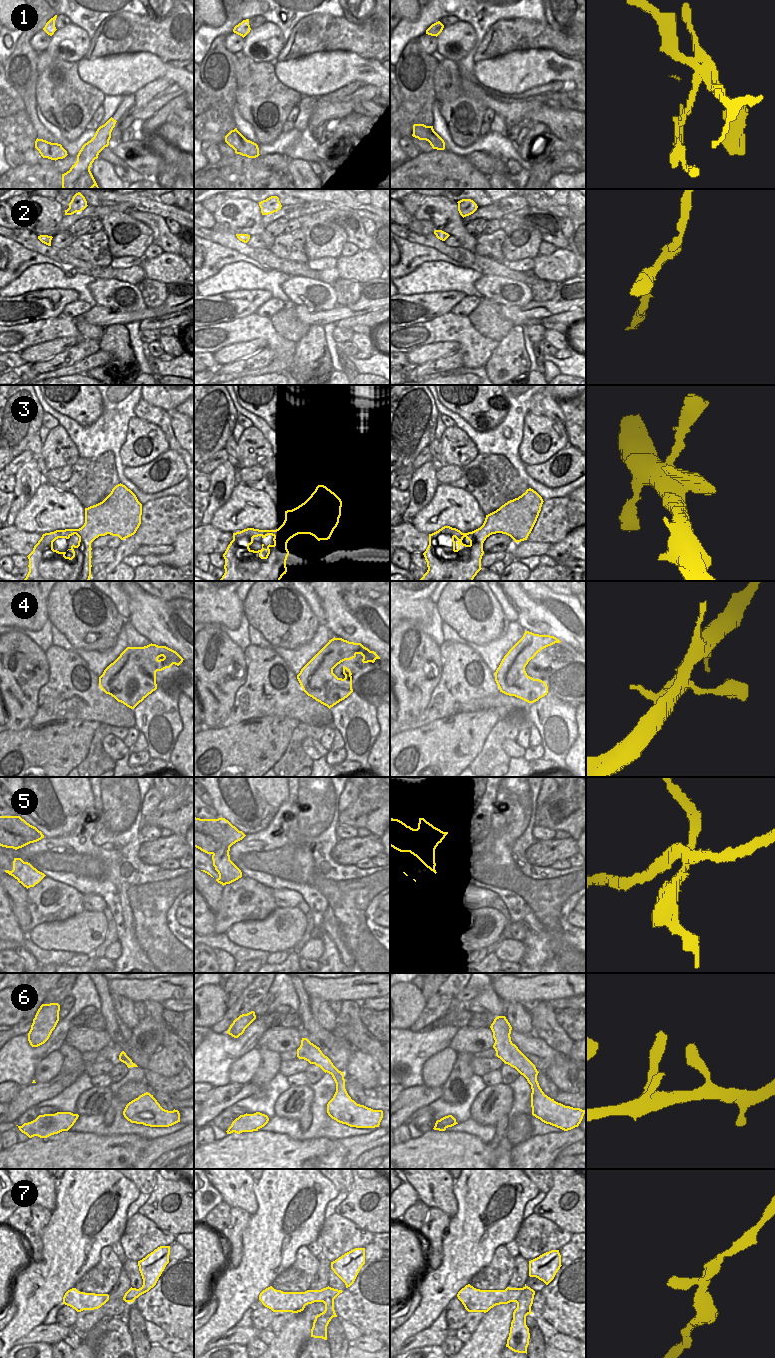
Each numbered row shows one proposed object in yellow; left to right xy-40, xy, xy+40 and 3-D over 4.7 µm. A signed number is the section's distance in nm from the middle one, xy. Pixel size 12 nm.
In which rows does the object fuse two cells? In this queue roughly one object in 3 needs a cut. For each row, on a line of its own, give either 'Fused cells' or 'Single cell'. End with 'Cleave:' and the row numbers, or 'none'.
1: Fused cells
2: Single cell
3: Single cell
4: Single cell
5: Fused cells
6: Single cell
7: Single cell
Cleave: 1, 5

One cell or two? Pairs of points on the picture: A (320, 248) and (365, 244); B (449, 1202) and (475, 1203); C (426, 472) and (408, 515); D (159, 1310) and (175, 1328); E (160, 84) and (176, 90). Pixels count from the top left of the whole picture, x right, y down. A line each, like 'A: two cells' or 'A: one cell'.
A: two cells
B: two cells
C: one cell
D: one cell
E: two cells

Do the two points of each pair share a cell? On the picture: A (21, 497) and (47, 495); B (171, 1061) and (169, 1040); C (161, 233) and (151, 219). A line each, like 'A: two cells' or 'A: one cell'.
A: two cells
B: two cells
C: one cell

